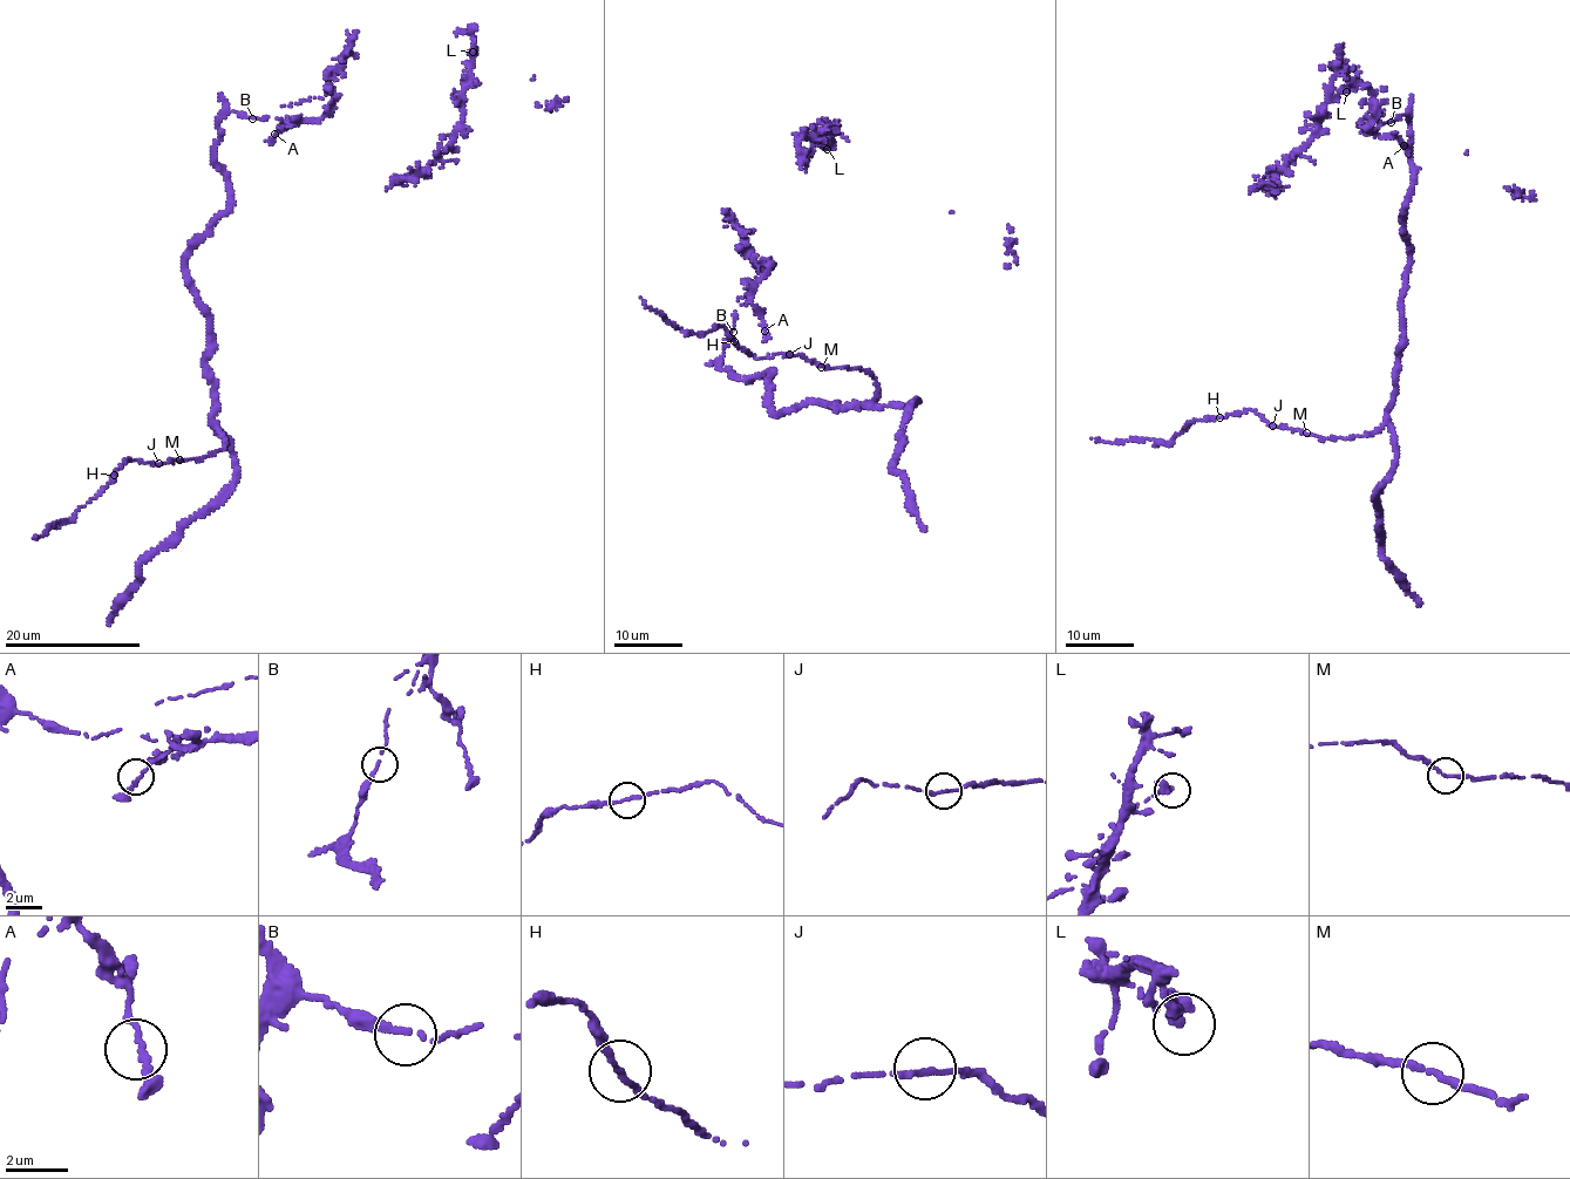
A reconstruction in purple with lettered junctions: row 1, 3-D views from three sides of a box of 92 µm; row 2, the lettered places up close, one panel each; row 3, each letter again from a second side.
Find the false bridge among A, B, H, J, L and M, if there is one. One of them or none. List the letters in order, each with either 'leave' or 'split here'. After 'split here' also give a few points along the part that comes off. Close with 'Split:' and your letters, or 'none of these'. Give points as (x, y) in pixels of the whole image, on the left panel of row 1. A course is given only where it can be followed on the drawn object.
A: leave
B: leave
H: leave
J: leave
L: leave
M: leave
Split: none of these

